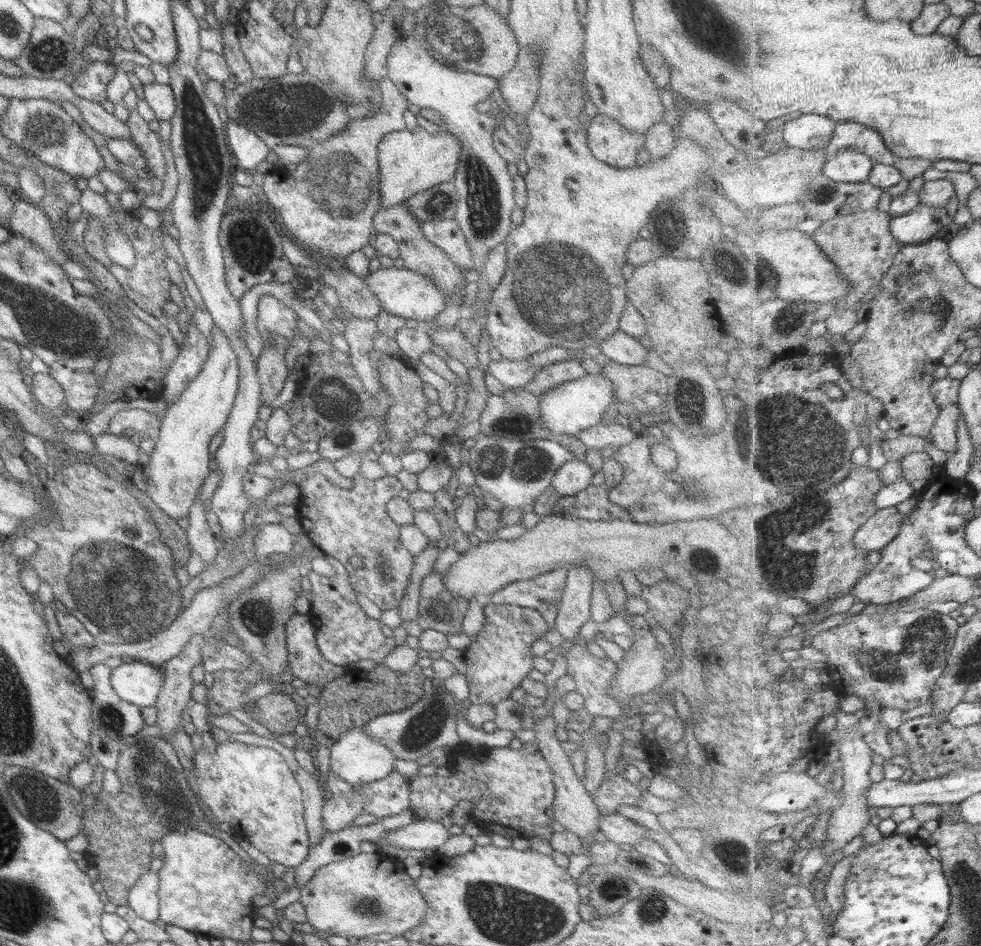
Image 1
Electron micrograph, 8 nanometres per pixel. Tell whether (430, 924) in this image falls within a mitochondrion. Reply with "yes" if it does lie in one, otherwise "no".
no

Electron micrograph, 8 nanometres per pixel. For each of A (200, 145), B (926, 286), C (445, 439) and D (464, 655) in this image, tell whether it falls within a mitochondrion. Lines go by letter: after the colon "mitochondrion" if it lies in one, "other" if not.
A: mitochondrion
B: mitochondrion
C: other
D: other

